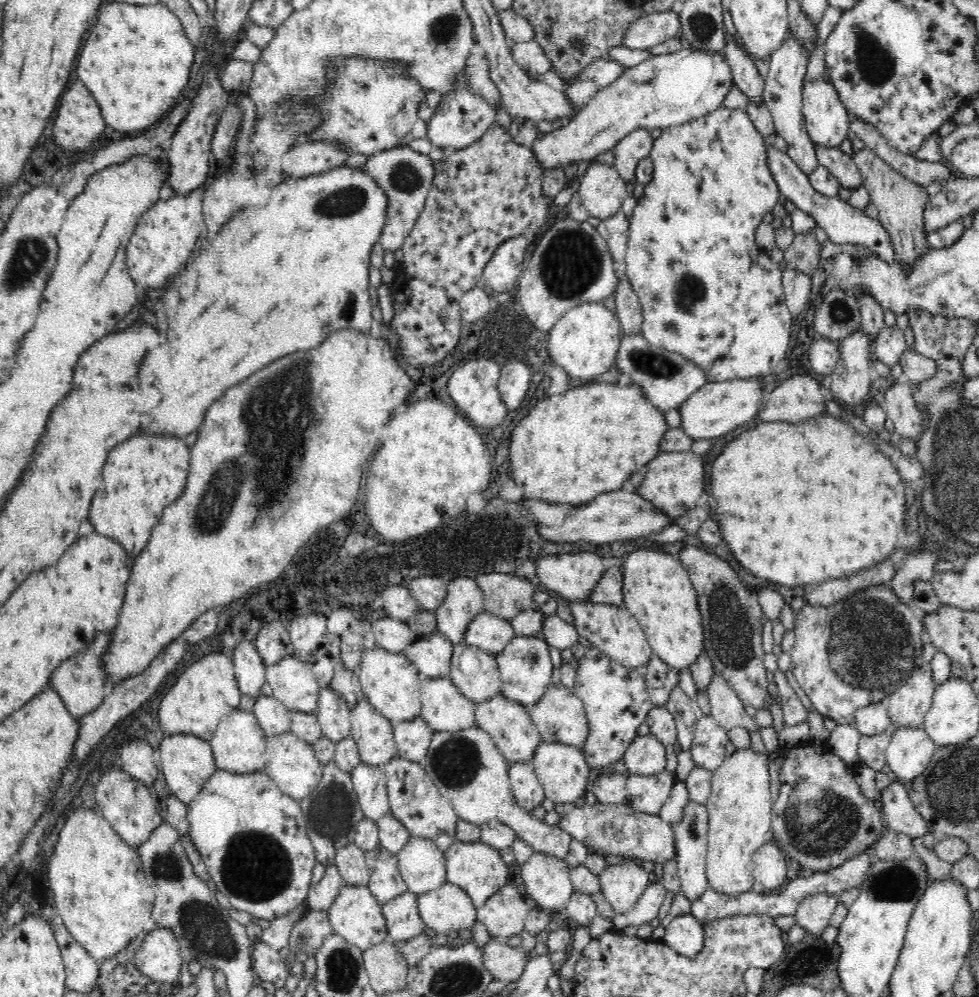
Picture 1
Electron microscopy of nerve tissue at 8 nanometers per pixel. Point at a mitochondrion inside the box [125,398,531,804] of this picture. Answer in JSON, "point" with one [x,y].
{"point":[457,760]}

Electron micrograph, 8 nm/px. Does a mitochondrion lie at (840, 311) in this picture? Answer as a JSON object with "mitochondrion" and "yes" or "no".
{"mitochondrion":"yes"}

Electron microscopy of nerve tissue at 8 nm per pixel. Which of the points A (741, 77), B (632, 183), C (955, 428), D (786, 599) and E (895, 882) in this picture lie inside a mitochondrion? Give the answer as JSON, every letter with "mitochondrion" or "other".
{"A":"other","B":"other","C":"mitochondrion","D":"other","E":"mitochondrion"}

